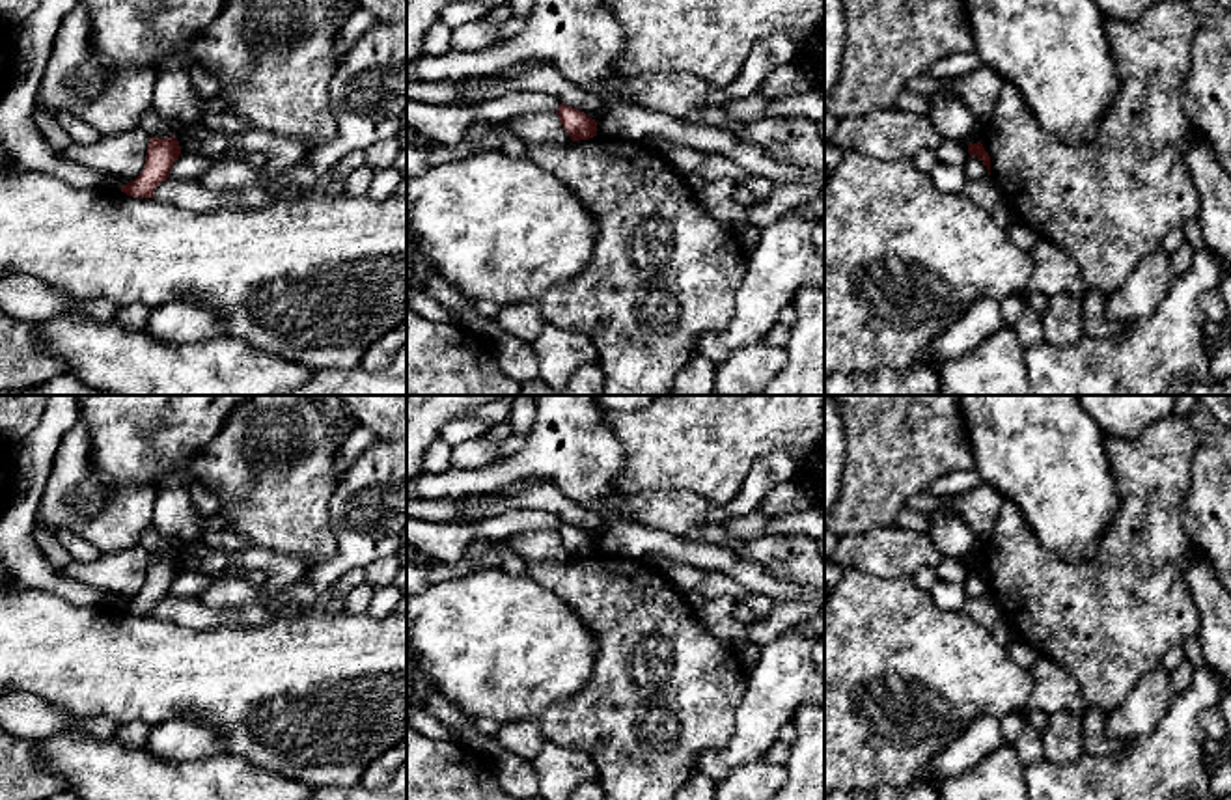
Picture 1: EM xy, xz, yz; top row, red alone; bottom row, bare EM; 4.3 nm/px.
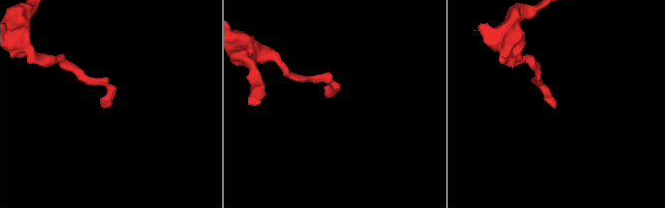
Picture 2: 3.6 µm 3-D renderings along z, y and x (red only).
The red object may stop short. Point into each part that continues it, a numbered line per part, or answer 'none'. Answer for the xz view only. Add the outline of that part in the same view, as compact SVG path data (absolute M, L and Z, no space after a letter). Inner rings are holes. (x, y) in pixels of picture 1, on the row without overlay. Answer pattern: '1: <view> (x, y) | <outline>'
none

